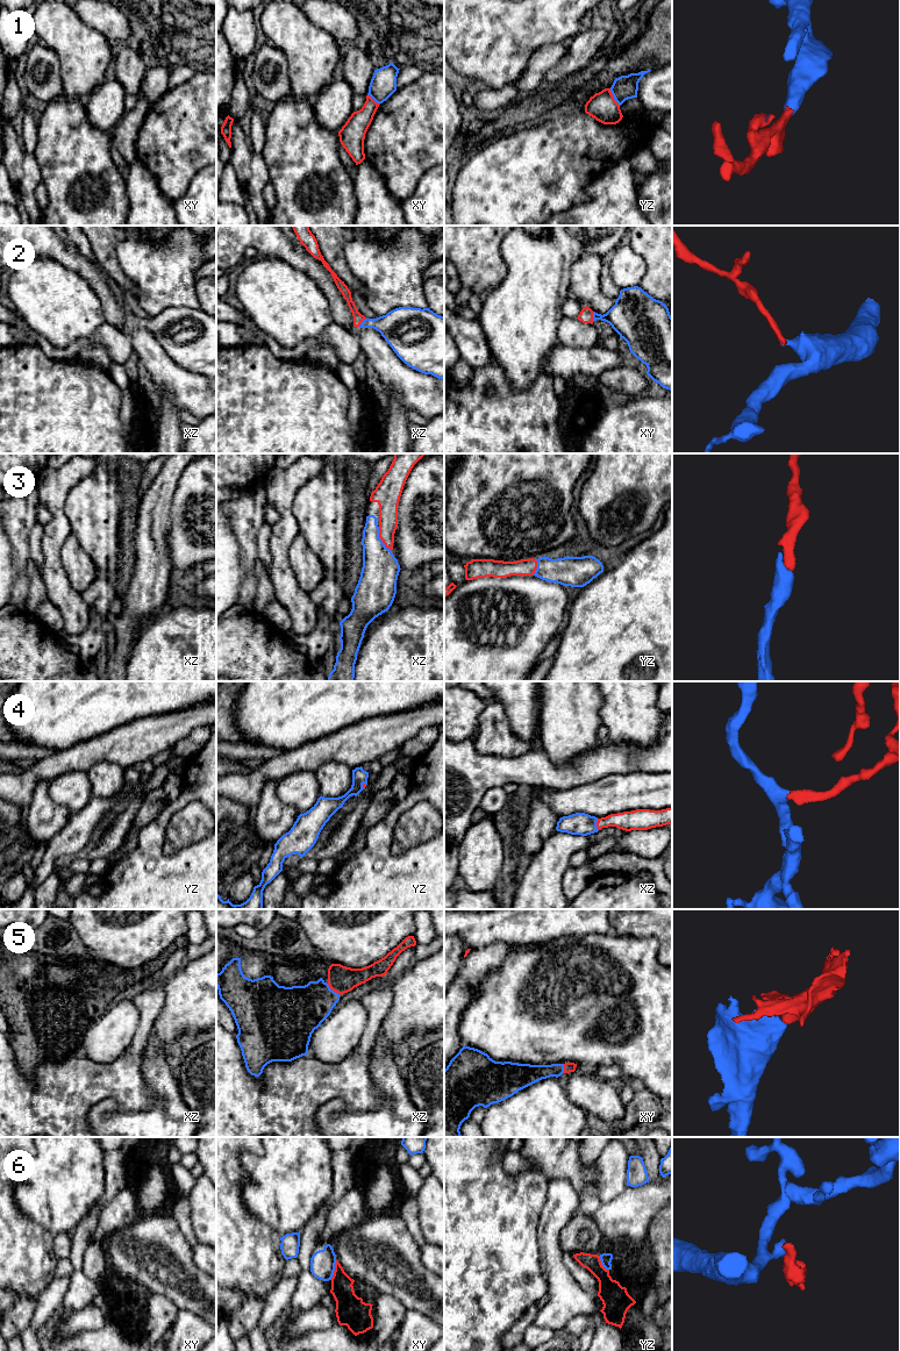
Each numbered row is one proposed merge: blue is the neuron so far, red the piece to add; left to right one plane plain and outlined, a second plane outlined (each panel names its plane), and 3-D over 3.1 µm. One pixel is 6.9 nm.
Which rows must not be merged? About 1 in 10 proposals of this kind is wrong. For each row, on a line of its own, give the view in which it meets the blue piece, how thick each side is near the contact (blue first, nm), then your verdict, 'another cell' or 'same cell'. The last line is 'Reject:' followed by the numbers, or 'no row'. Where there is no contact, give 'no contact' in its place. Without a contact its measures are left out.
1: yz | 170/190 nm | another cell
2: xy | 280/100 nm | same cell
3: xz | 260/130 nm | same cell
4: xz | 160/140 nm | same cell
5: xz | 320/190 nm | same cell
6: xy | 180/160 nm | another cell
Reject: 1, 6

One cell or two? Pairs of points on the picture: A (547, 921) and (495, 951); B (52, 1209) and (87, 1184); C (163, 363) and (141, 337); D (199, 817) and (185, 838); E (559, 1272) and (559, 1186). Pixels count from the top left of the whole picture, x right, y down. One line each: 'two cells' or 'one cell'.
A: two cells
B: one cell
C: one cell
D: one cell
E: one cell

